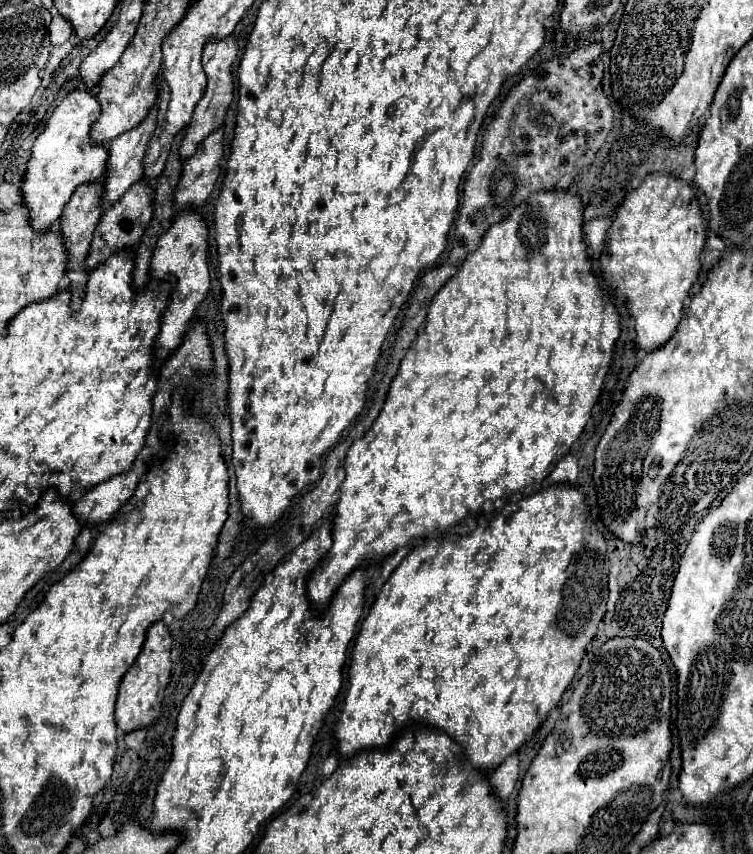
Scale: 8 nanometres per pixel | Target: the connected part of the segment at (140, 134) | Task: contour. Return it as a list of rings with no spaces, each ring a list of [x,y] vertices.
[[[149,112],[147,118],[131,128],[127,134],[121,134],[115,138],[115,142],[109,144],[109,160],[107,160],[107,172],[105,172],[105,192],[103,202],[113,202],[123,196],[123,192],[143,178],[143,158],[147,154],[147,140],[151,140],[151,134],[155,132],[155,116],[157,112]]]

